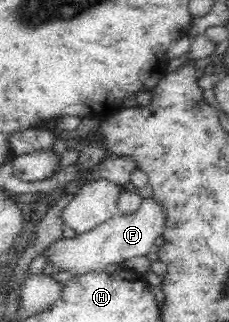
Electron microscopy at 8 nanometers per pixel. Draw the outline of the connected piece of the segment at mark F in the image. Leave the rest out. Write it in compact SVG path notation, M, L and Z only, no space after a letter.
M152 197L142 200L141 206L135 214L119 214L83 234L53 240L47 248L43 248L41 255L46 257L47 265L51 268L56 268L58 272L70 272L72 278L89 273L100 273L105 271L109 265L123 264L135 256L145 256L155 244L155 238L162 234L164 227L165 213L161 211L161 205Z

